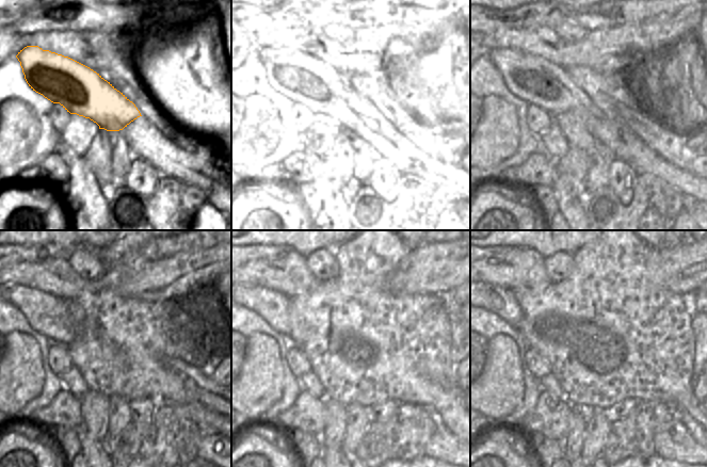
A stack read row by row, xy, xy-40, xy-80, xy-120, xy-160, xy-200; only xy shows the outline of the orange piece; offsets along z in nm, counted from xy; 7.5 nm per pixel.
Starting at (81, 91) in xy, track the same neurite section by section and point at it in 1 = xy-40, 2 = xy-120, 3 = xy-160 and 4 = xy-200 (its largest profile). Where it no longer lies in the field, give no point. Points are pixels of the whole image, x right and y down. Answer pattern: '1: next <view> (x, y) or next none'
1: next xy-40 (343, 101)
2: next xy-120 (48, 315)
3: next xy-160 (272, 306)
4: next xy-200 (497, 300)

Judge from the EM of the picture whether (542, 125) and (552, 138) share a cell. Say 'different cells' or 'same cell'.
different cells

